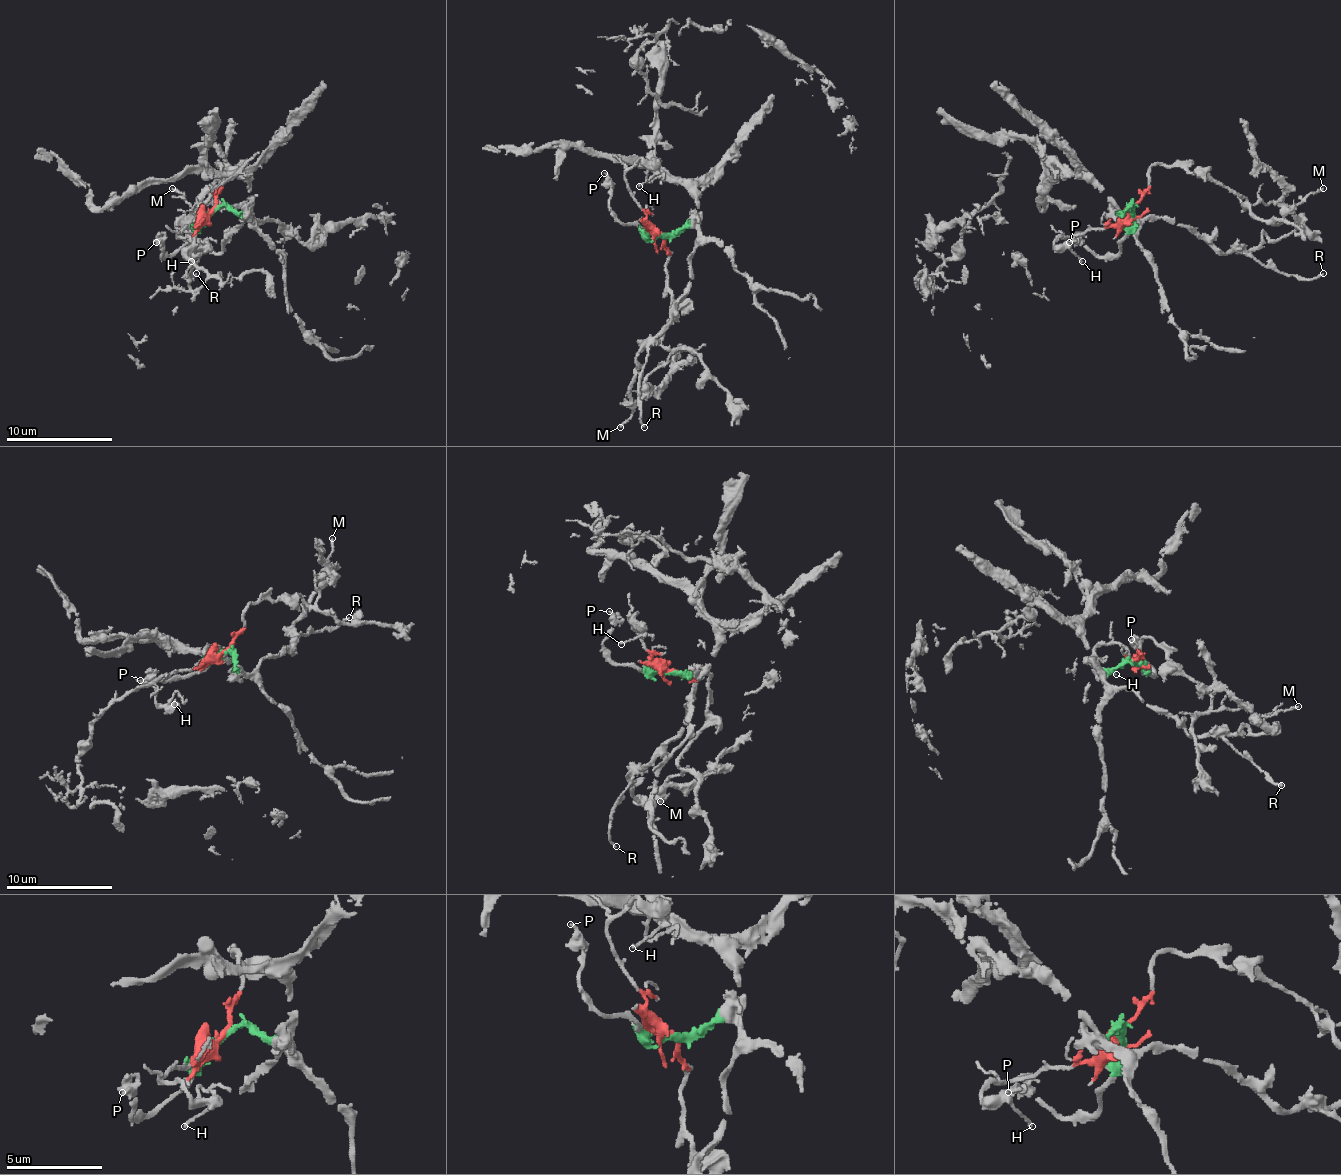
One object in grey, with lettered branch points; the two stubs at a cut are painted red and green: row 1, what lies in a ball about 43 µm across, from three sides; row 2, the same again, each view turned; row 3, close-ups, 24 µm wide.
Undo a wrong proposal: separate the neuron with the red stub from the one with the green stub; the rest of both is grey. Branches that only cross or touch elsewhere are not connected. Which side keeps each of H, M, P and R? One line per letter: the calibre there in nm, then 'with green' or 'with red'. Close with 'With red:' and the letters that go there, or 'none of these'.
H: 140 nm thick; with red
M: 170 nm thick; with red
P: 280 nm thick; with green
R: 150 nm thick; with green
With red: H, M

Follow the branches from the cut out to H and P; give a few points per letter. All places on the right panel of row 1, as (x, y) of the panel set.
H: (1130, 211), (1114, 224), (1063, 235), (1055, 243), (1071, 248), (1082, 262)
P: (1130, 211), (1135, 219), (1122, 238), (1116, 254), (1095, 256), (1068, 243)

